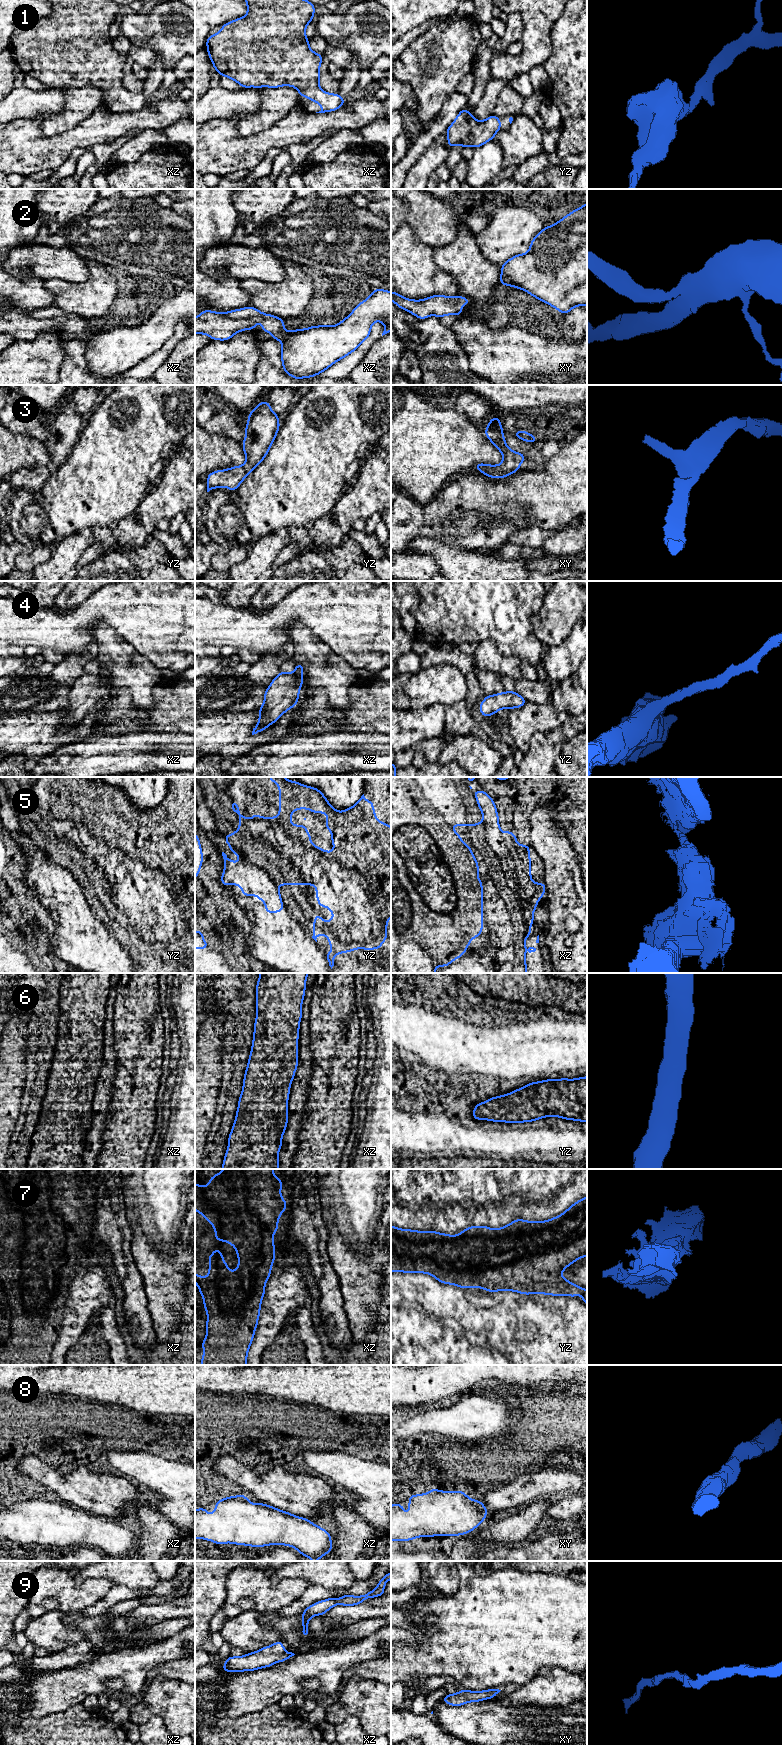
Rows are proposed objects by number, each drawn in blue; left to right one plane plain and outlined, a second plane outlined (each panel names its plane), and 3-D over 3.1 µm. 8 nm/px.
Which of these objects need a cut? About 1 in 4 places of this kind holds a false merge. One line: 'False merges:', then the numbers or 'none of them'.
False merges: 5

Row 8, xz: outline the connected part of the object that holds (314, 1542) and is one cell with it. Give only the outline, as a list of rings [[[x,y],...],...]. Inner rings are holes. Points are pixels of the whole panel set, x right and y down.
[[[244,1494],[217,1501],[212,1515],[207,1509],[195,1510],[195,1539],[206,1539],[219,1545],[233,1543],[252,1547],[287,1545],[312,1561],[332,1551],[331,1534],[310,1520],[297,1517],[263,1503],[251,1503]]]

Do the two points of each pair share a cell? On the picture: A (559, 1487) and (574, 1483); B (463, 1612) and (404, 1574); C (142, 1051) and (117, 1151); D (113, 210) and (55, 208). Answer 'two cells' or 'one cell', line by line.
A: one cell
B: two cells
C: one cell
D: two cells

